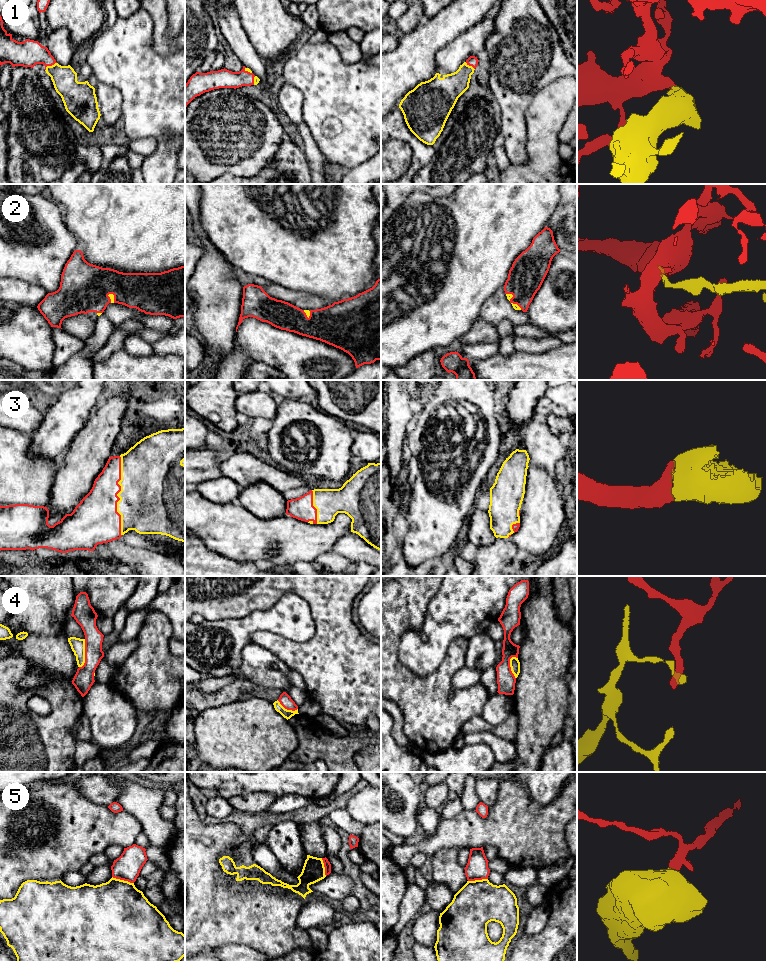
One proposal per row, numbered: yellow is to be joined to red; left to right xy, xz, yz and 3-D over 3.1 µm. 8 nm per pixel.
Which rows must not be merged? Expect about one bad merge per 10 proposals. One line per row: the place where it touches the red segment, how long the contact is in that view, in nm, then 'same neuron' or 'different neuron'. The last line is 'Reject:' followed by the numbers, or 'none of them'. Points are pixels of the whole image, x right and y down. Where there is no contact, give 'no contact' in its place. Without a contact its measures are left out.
1: meets red in xy at (49, 65); contact 120 nm long; same neuron
2: meets red in xy at (114, 297); contact 90 nm long; same neuron
3: meets red in xy at (117, 496); contact 650 nm long; same neuron
4: meets red in xy at (85, 654); contact 240 nm long; different neuron
5: meets red in xy at (123, 879); contact 190 nm long; different neuron
Reject: 4, 5

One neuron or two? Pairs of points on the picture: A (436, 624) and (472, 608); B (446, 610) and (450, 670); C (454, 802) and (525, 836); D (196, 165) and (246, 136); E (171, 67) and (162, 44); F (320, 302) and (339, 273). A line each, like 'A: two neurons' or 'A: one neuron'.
A: one neuron
B: two neurons
C: two neurons
D: one neuron
E: two neurons
F: two neurons

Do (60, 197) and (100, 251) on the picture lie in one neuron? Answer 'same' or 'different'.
same

